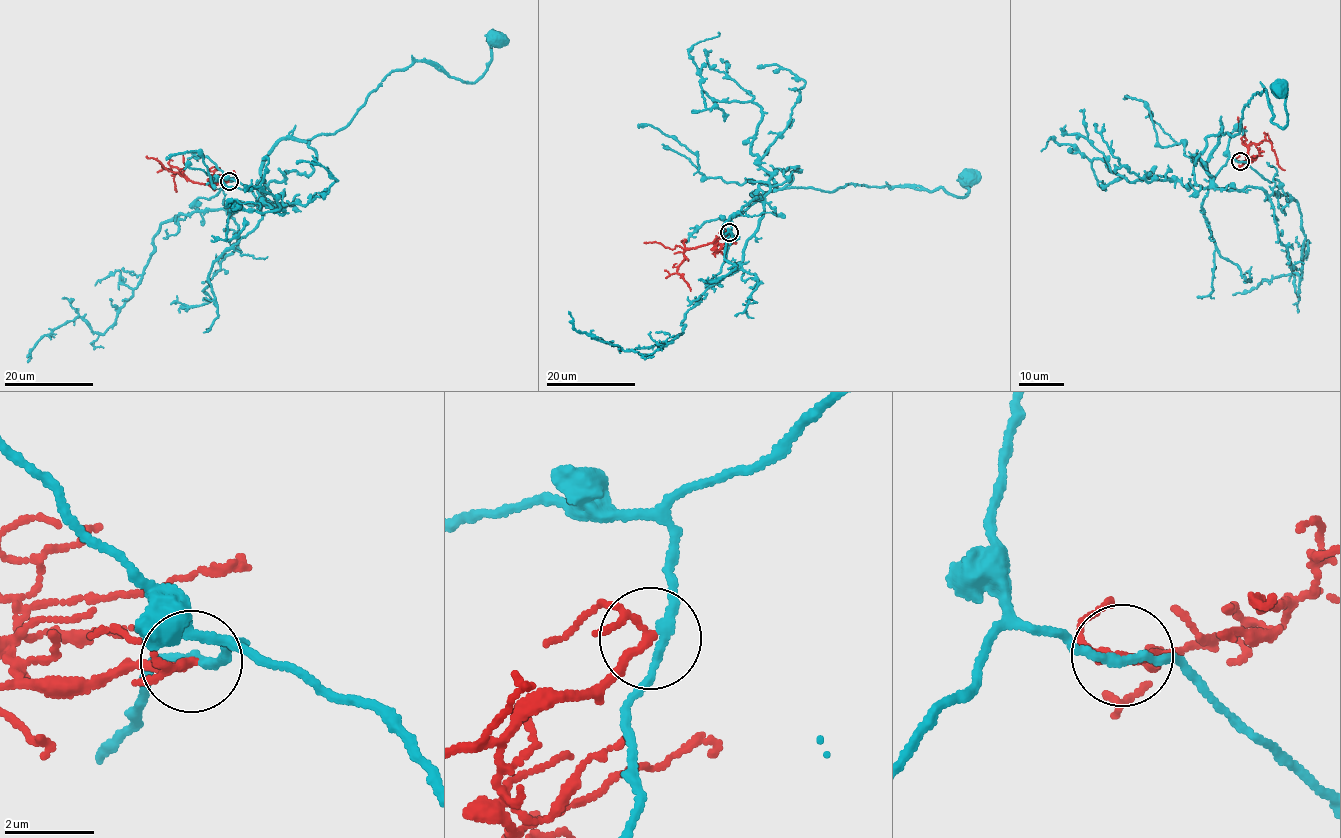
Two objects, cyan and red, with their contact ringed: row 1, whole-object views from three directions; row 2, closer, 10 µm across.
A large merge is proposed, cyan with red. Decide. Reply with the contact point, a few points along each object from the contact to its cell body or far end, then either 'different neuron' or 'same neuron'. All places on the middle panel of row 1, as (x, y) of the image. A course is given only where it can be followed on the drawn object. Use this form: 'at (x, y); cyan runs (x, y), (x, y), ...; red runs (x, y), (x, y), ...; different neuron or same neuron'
at (729, 232); cyan runs (730, 232), (756, 191), (856, 183), (959, 196), (967, 179); red runs (729, 232), (712, 243), (685, 250), (677, 272), (690, 291); different neuron

